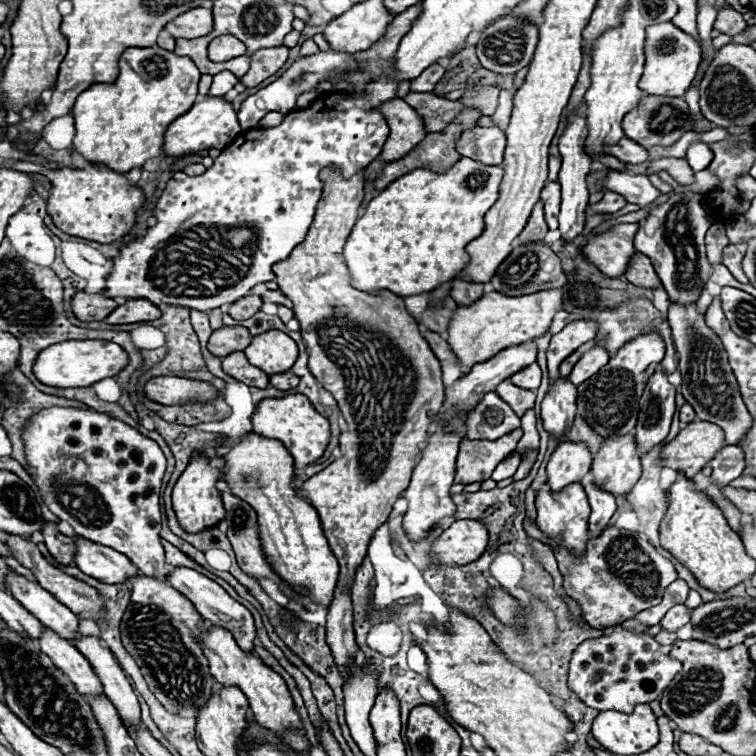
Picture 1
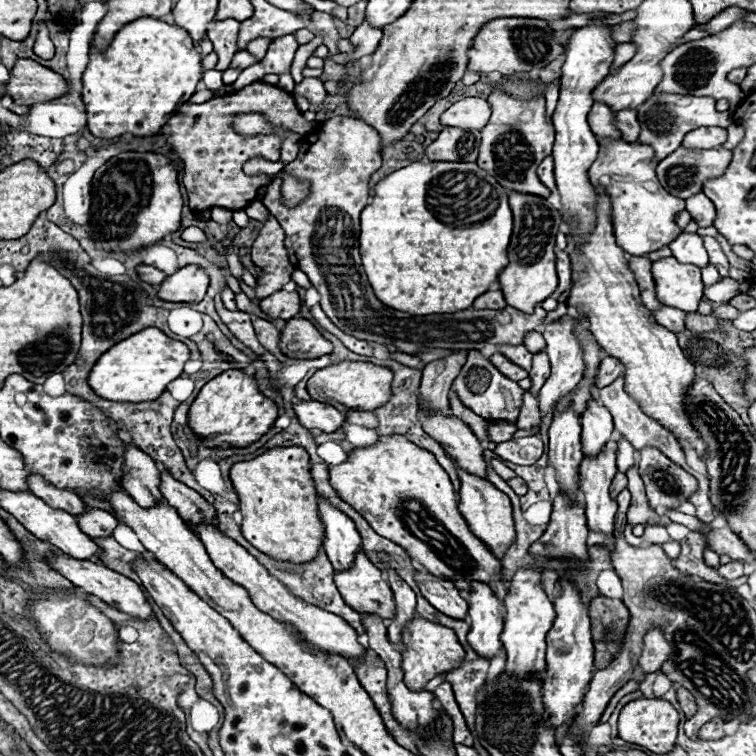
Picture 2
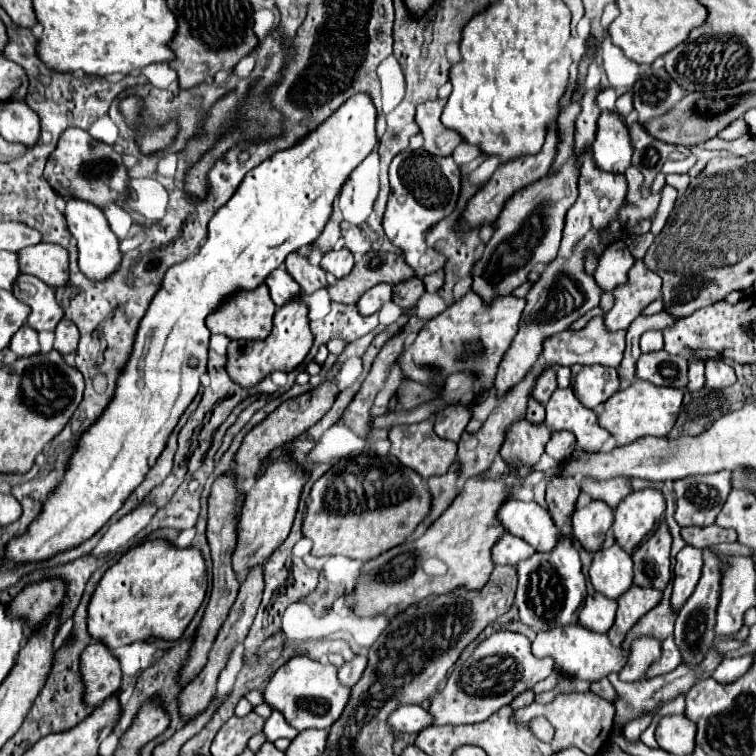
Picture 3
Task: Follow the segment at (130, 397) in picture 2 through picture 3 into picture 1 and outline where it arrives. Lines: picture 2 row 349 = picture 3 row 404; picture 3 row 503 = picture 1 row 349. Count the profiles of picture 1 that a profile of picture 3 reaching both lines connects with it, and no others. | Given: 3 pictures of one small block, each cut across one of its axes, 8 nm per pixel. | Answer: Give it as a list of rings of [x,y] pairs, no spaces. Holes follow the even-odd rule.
[[[66,340],[42,350],[34,364],[36,378],[54,388],[84,388],[120,374],[128,364],[128,354],[122,346],[106,340]]]

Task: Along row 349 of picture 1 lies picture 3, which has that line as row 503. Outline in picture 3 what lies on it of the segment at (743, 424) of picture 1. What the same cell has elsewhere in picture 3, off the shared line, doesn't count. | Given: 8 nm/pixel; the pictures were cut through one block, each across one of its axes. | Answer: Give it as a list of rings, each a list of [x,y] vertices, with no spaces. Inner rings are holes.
[[[730,470],[698,474],[674,482],[676,522],[680,526],[708,526],[722,510],[730,486]]]

